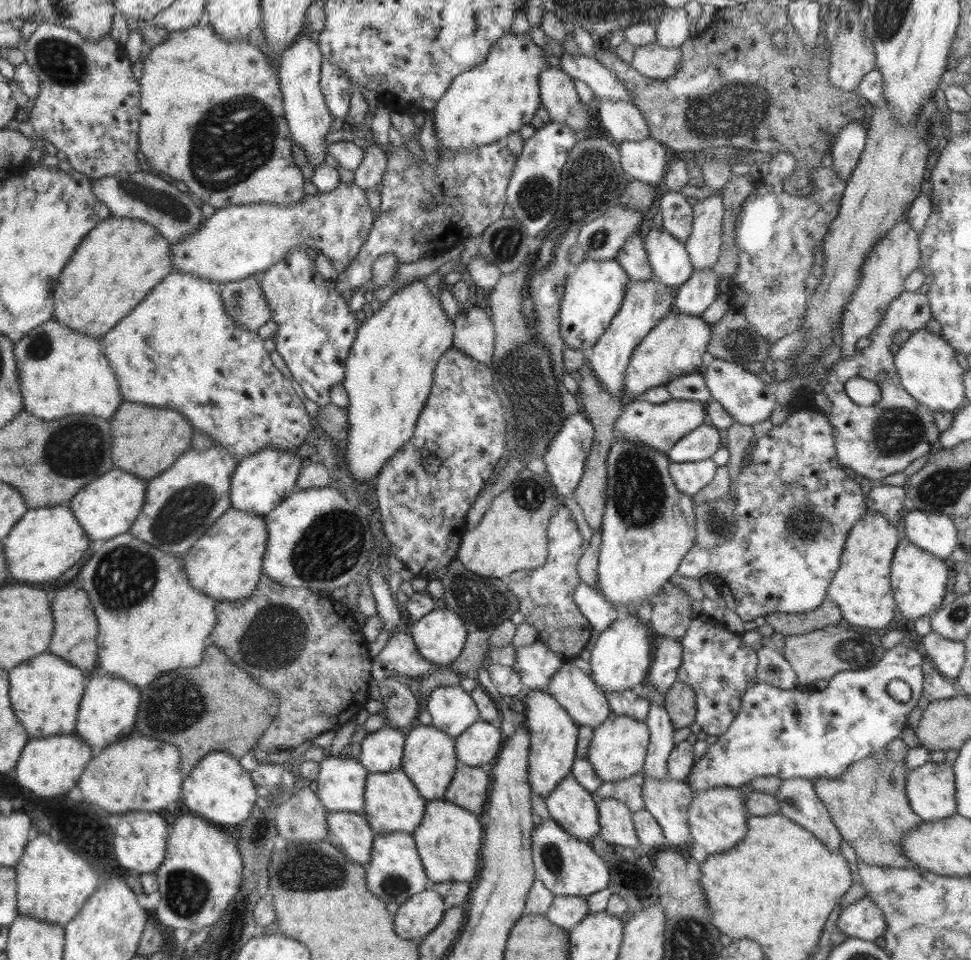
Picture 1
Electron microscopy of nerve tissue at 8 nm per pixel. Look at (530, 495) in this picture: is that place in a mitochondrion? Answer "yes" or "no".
yes

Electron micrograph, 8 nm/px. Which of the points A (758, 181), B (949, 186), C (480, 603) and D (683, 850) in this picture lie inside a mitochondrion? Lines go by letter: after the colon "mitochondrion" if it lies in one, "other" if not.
A: other
B: other
C: mitochondrion
D: other

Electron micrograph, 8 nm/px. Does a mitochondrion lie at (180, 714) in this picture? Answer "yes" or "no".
yes

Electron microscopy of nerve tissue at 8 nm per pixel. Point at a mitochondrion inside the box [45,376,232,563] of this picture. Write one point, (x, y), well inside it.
(187, 511)

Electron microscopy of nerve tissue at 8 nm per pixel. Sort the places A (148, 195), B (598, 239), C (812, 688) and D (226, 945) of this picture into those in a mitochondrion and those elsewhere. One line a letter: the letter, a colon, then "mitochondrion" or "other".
A: mitochondrion
B: mitochondrion
C: other
D: mitochondrion

